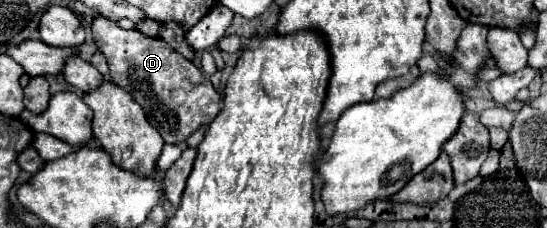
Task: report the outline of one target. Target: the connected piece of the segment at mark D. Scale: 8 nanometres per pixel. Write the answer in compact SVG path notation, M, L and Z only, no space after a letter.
M96 18L92 22L92 36L108 60L110 80L134 96L164 142L186 142L192 132L196 132L202 124L208 124L220 112L220 94L214 90L210 78L204 76L190 60L174 52L162 38L144 36L136 28L124 30L106 18Z

